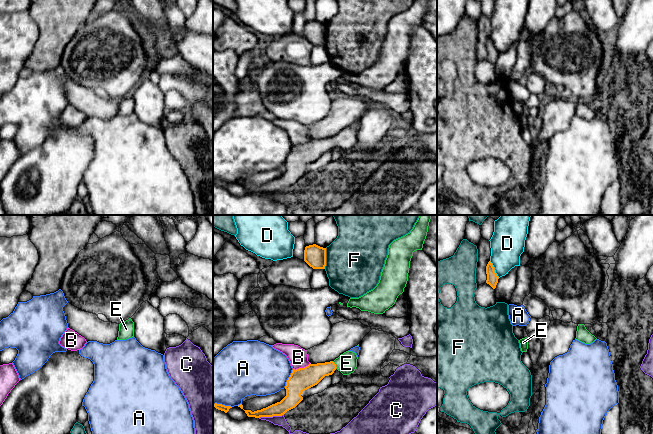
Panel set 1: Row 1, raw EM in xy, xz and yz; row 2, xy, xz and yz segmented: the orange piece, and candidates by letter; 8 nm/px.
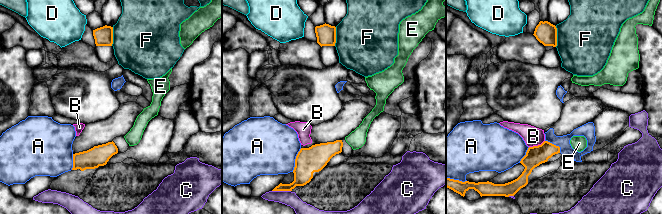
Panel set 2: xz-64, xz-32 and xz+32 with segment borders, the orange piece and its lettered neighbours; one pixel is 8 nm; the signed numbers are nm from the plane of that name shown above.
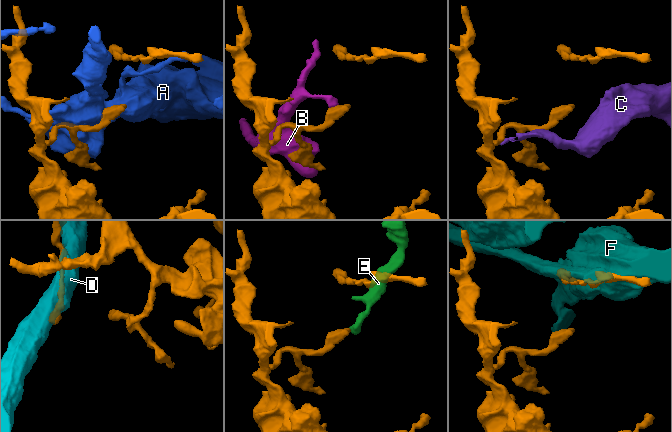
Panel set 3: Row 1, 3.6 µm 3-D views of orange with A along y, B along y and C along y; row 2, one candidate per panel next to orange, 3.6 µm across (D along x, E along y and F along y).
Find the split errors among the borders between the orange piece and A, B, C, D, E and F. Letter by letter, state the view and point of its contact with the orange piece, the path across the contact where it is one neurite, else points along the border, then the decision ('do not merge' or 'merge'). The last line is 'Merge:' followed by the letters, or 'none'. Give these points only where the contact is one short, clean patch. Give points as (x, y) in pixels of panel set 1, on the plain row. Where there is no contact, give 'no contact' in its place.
A: contact xz (288, 154); do not merge
B: contact xz (301, 144); border xz (310, 139), (293, 145); do not merge
C: contact xz (271, 192); do not merge
D: contact yz (493, 45); do not merge
E: contact xz (335, 141); way xz (309, 152), (335, 141), (346, 139); merge
F: contact xz (325, 34); do not merge
Merge: E

